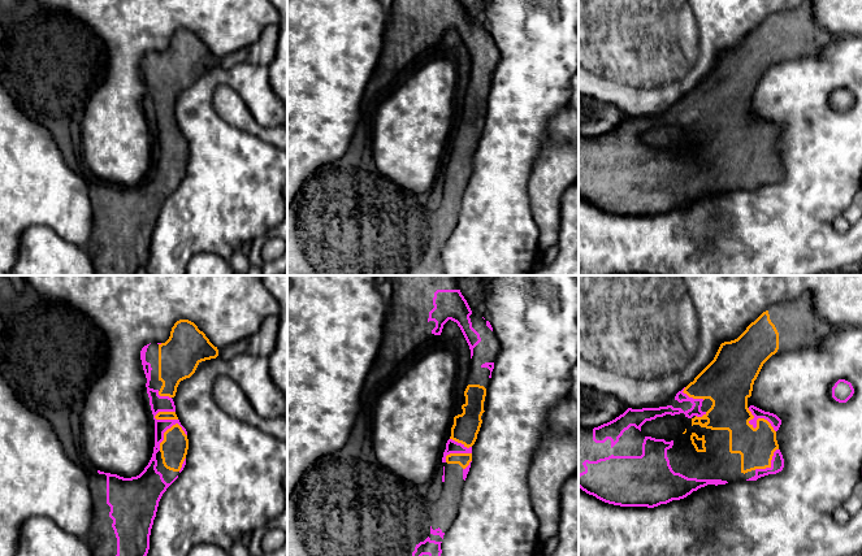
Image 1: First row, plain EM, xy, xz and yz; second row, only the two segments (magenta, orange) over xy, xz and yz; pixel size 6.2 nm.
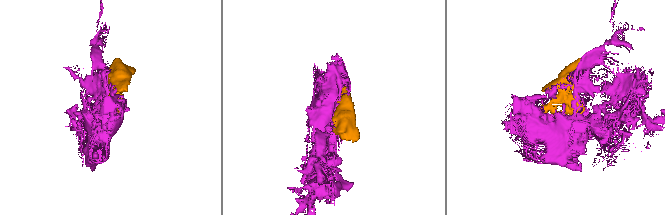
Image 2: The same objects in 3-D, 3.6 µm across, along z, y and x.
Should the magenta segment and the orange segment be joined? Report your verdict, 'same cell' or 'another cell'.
same cell

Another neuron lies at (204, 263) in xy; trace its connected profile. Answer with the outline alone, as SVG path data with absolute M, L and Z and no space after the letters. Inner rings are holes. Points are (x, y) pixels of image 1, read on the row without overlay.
M211 252L194 255L187 265L187 275L234 275L229 260Z

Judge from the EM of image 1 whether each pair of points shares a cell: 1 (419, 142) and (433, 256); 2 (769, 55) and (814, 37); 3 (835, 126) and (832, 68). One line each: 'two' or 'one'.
1: two
2: one
3: one

